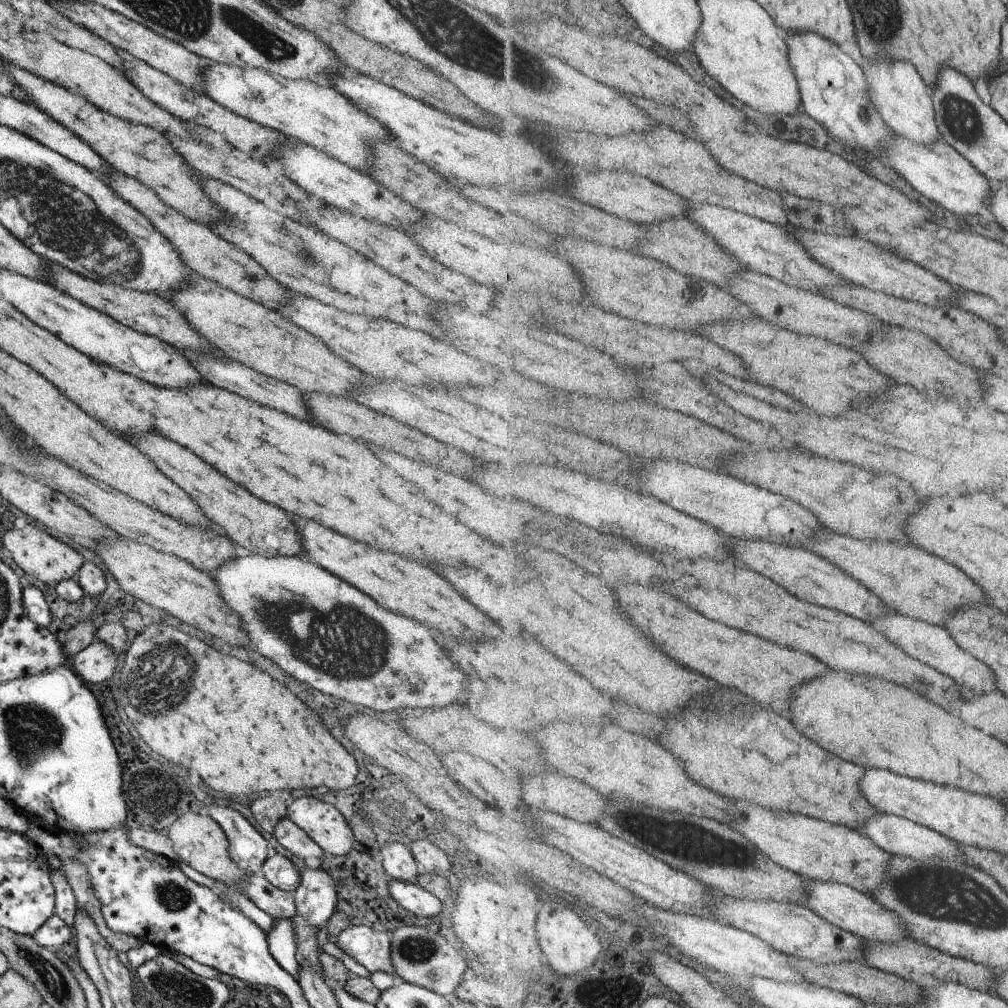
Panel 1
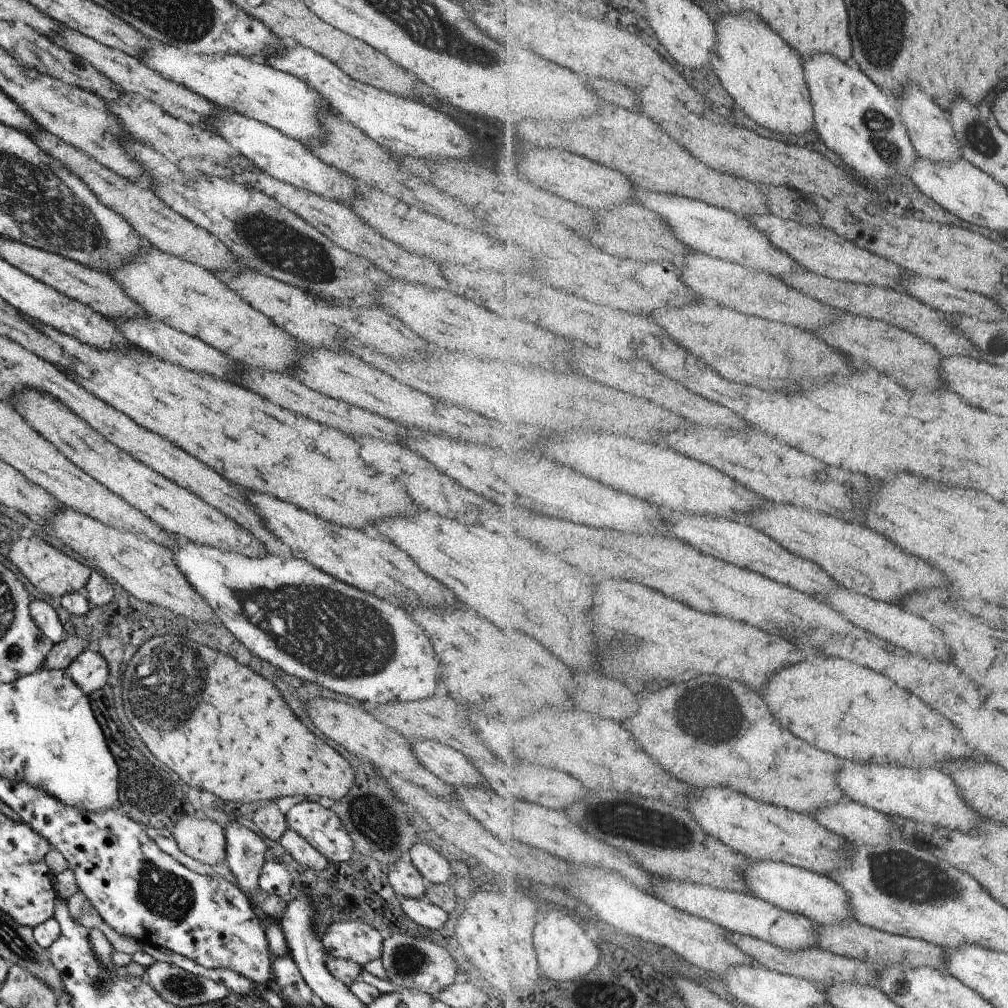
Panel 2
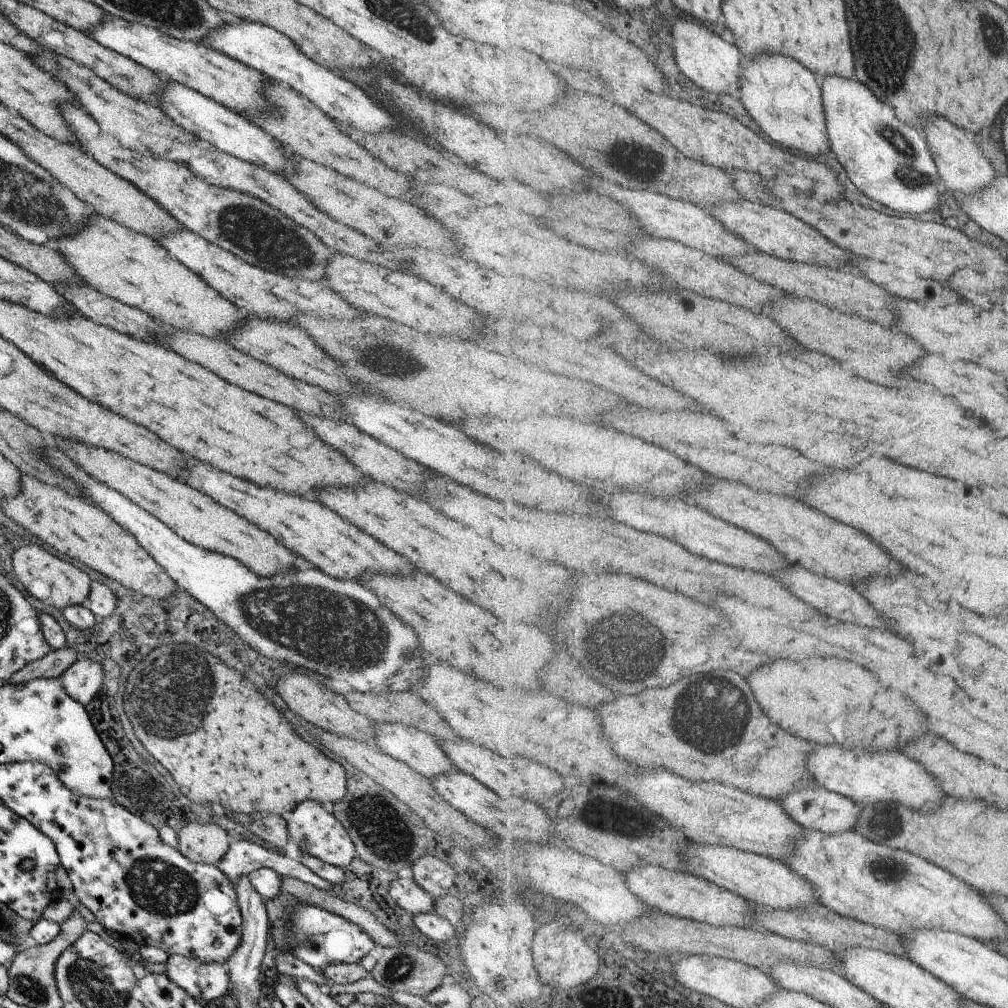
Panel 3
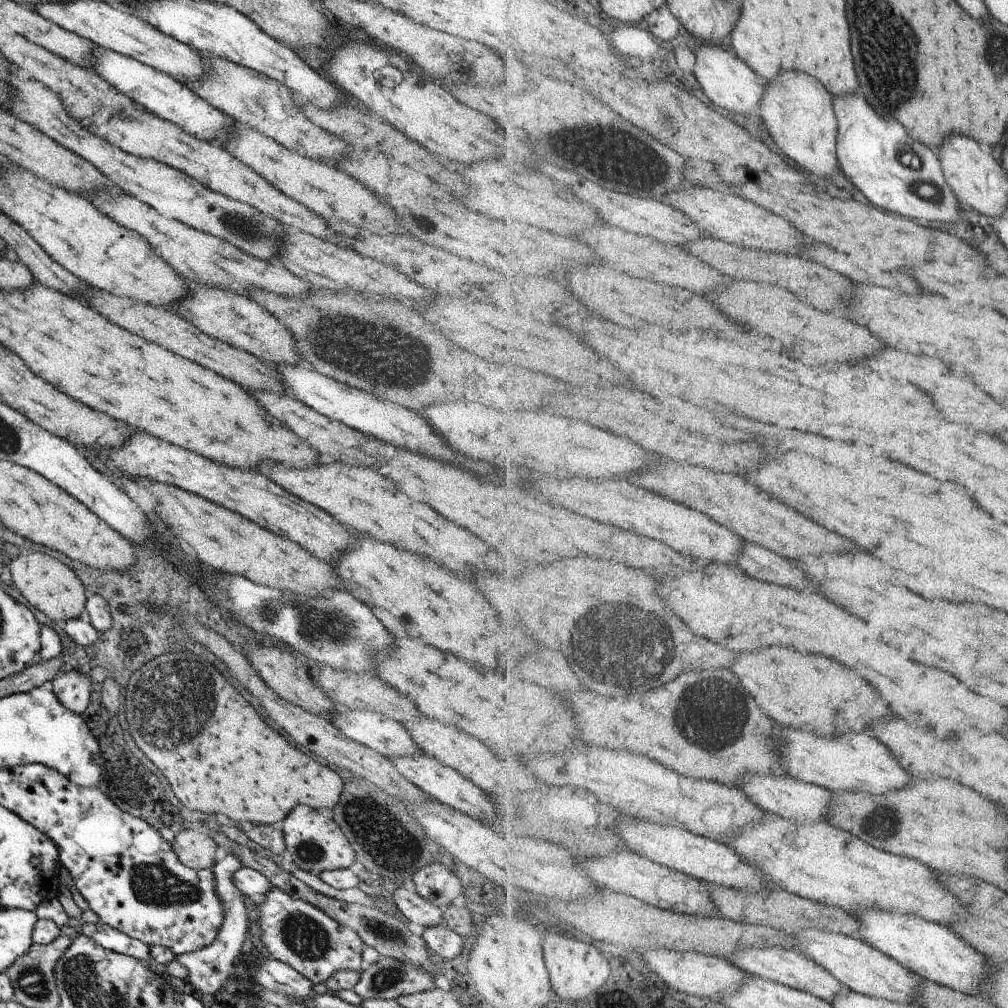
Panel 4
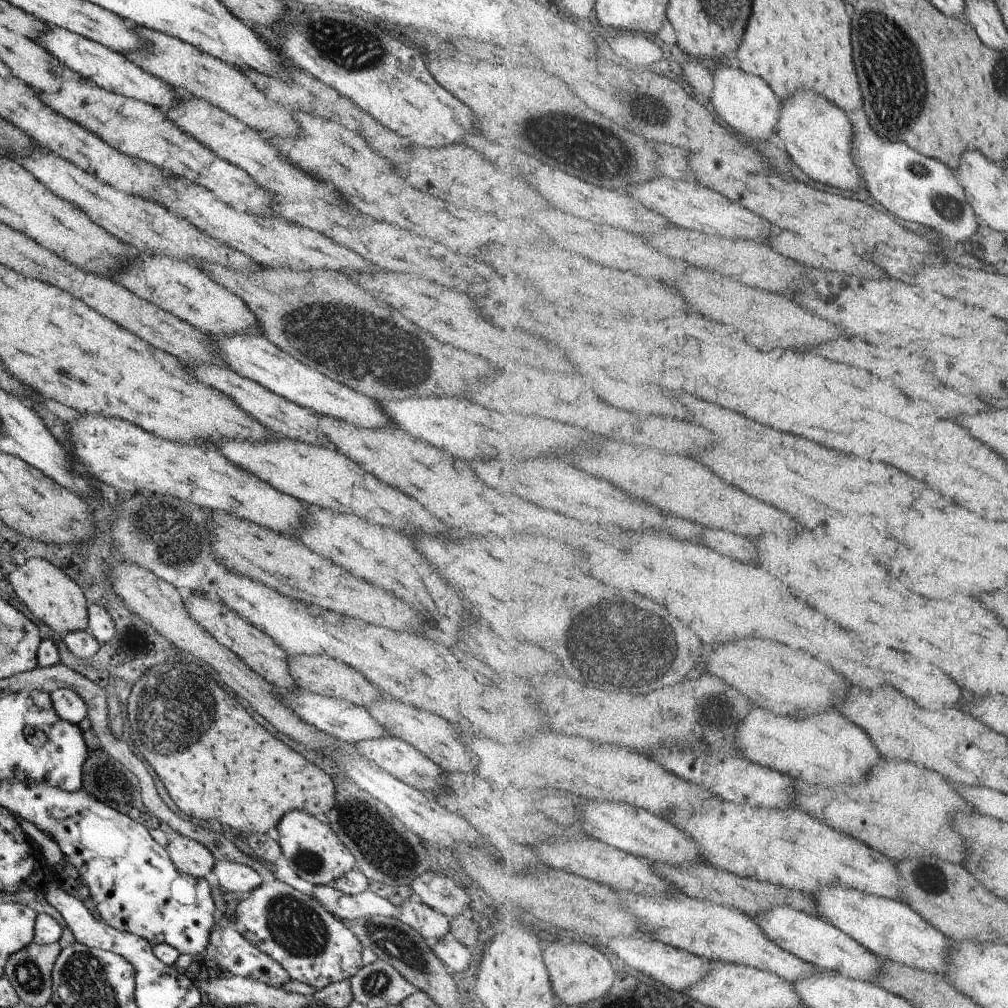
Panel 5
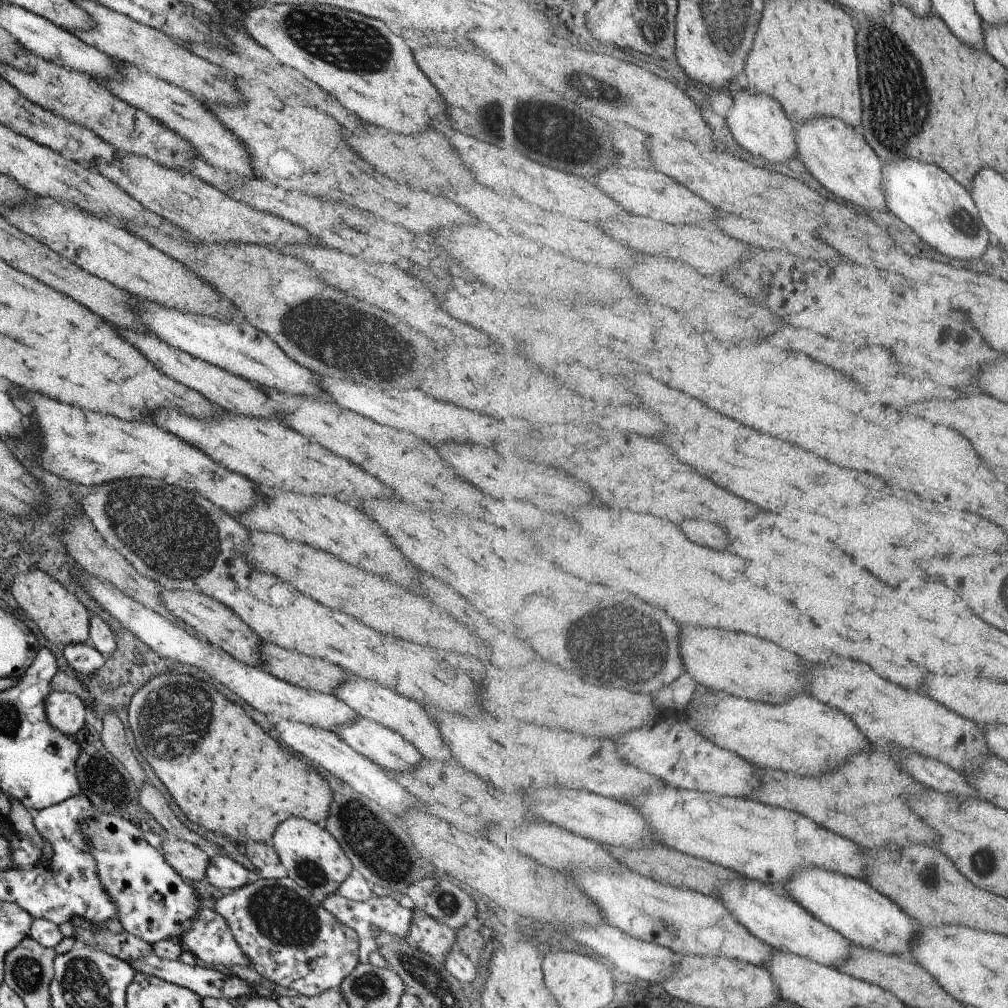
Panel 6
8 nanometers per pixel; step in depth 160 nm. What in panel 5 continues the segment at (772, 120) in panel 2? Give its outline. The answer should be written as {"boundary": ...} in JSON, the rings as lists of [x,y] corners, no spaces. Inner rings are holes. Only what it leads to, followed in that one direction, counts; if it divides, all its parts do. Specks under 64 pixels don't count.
{"boundary":[[[801,89],[795,98],[781,102],[781,118],[777,132],[793,161],[813,180],[849,190],[866,190],[861,170],[854,161],[853,128],[847,114],[821,94]]]}

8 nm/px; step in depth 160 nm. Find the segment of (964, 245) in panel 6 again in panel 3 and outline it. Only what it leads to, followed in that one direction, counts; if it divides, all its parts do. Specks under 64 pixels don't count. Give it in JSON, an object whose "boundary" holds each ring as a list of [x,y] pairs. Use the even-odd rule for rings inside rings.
{"boundary":[[[827,76],[822,95],[831,150],[858,190],[897,212],[921,214],[939,206],[943,180],[921,129],[901,122],[895,108],[859,80]]]}

